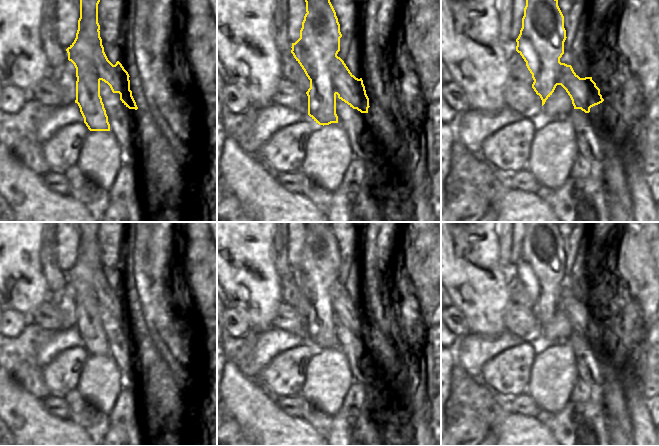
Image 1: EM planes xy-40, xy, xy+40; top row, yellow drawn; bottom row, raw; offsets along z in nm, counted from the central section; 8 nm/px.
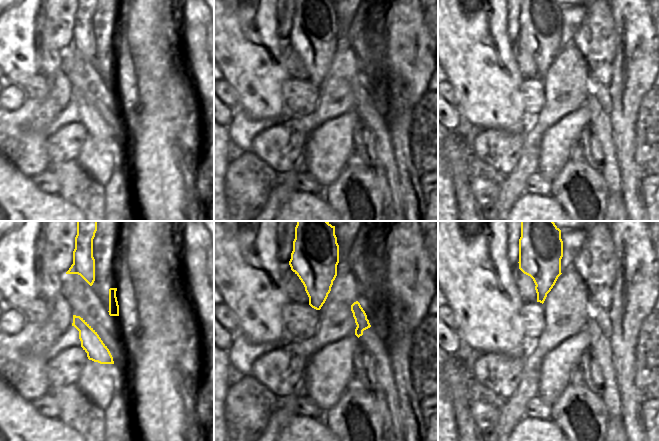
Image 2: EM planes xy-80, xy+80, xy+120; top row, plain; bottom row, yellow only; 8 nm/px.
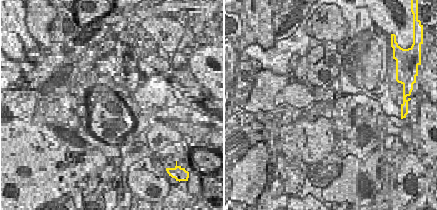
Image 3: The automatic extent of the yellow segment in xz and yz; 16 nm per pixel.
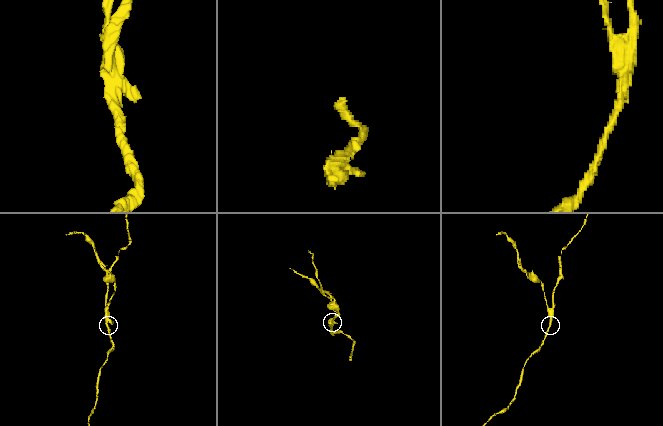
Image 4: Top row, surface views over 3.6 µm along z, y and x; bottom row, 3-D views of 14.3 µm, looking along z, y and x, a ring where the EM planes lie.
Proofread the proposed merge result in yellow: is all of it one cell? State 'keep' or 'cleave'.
cleave

